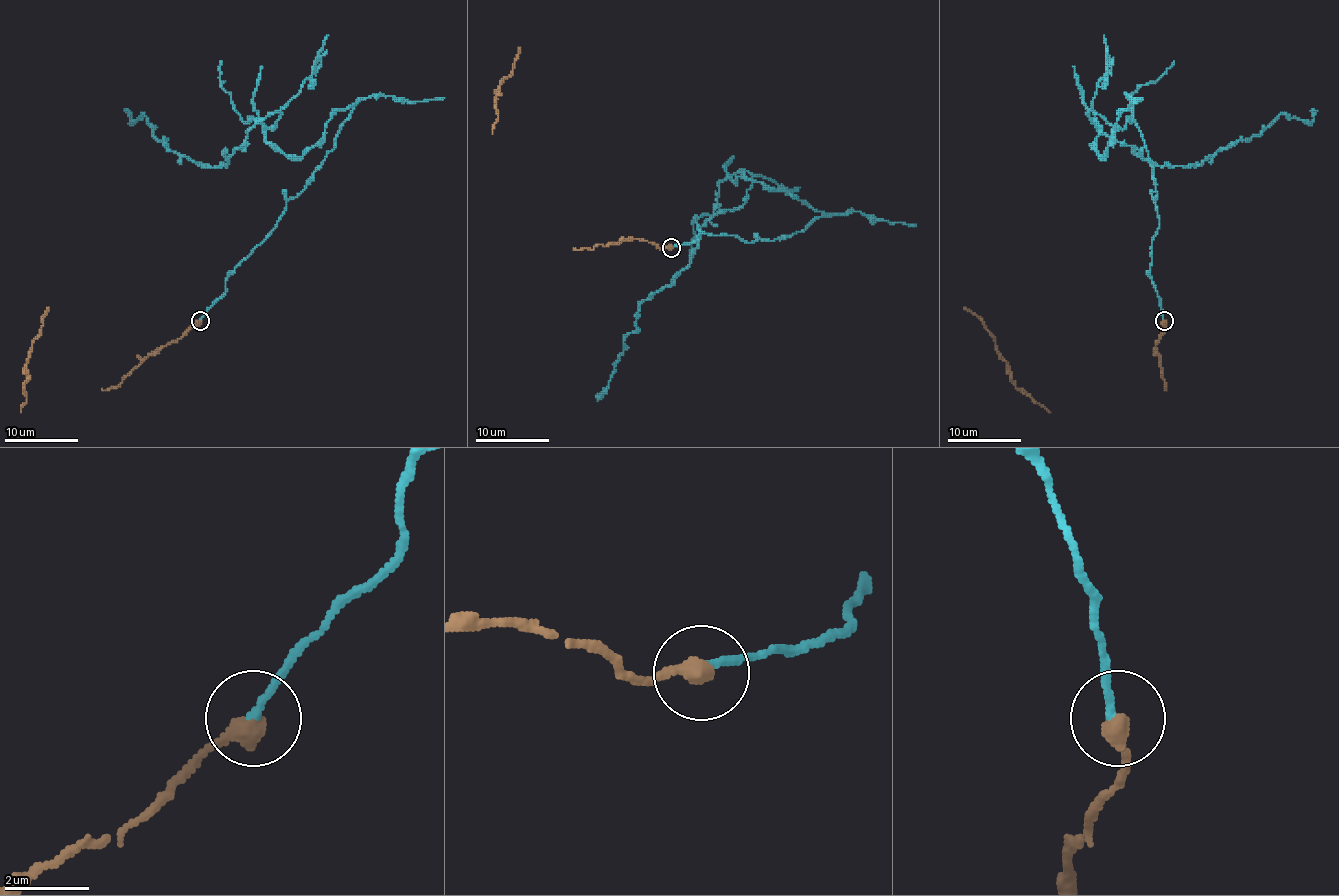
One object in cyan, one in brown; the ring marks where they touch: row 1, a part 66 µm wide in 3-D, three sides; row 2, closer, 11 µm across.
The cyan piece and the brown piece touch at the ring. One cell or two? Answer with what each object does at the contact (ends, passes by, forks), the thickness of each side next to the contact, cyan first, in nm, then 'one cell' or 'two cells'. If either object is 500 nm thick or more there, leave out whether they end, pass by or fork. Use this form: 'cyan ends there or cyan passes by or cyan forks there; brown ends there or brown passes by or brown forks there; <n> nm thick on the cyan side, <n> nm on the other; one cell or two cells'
cyan ends there; brown ends there; 180 nm thick on the cyan side, 480 nm on the other; two cells

